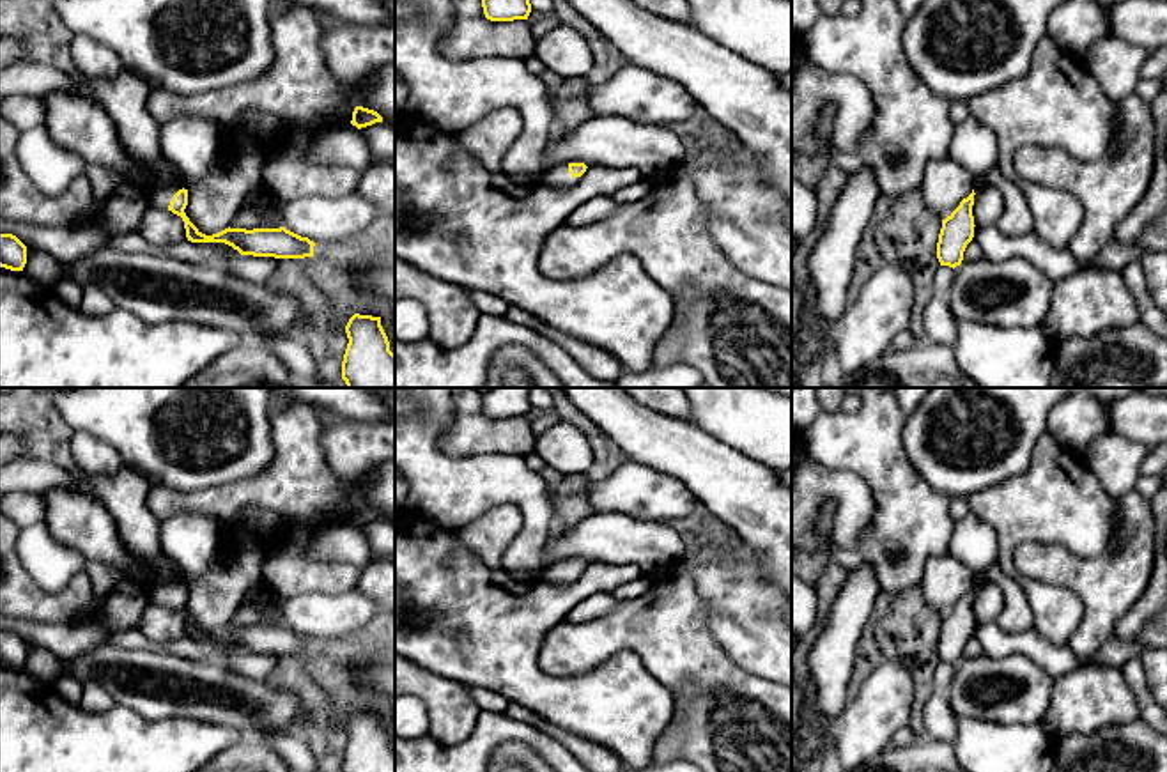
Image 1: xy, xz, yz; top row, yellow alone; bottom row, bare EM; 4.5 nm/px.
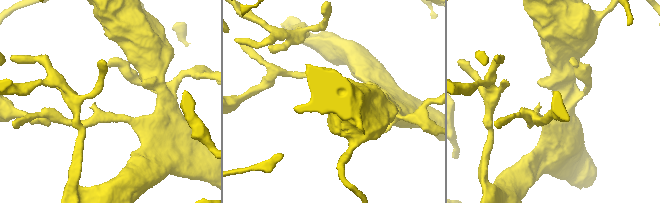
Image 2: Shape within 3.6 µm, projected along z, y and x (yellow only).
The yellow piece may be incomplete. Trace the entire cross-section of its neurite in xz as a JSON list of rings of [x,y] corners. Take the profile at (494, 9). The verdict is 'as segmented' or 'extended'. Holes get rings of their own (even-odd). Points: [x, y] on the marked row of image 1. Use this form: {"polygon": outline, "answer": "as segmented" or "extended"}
{"polygon": [[[482,0],[483,14],[491,21],[528,19],[529,0]]], "answer": "as segmented"}

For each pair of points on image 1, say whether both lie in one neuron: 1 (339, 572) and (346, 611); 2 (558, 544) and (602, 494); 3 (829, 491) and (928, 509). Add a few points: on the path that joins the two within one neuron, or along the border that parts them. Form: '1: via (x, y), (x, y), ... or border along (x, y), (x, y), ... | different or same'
1: border along (355, 586), (335, 594), (305, 592), (301, 595) | different
2: border along (595, 512), (620, 512), (636, 519) | different
3: border along (845, 470), (875, 501), (859, 539) | different

